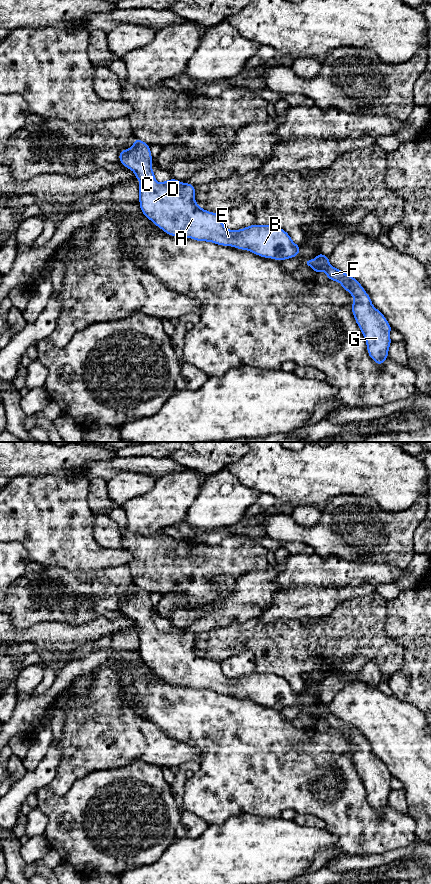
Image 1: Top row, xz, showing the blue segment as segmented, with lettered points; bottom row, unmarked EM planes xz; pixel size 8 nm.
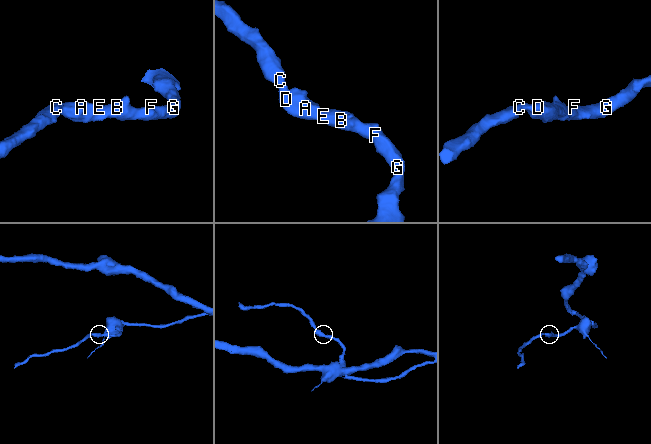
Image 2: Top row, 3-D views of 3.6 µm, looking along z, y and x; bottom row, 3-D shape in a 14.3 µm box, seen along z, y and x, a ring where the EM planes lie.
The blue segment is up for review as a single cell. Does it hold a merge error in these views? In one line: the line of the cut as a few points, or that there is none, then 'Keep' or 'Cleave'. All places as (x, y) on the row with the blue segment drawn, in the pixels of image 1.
No split. Keep

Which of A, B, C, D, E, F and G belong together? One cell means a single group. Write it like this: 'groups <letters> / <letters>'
groups A B C D E F G

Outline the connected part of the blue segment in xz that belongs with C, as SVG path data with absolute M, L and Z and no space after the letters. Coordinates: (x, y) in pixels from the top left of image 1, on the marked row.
M135 138L131 148L120 151L119 160L124 167L134 172L140 182L139 203L143 215L165 233L248 250L260 257L279 261L299 254L300 245L296 245L289 234L278 226L254 224L239 230L229 230L223 225L221 214L204 210L197 204L194 199L196 193L194 185L182 183L174 178L158 183L152 169L150 145L138 138Z

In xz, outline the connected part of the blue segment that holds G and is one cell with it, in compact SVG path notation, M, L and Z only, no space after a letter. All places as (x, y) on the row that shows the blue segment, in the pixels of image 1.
M318 253L315 259L305 260L304 263L312 267L316 275L324 270L328 280L338 281L344 290L352 295L352 313L366 341L367 352L373 361L382 365L388 358L389 346L392 343L392 327L385 316L373 306L362 285L354 277L331 266L329 256Z

